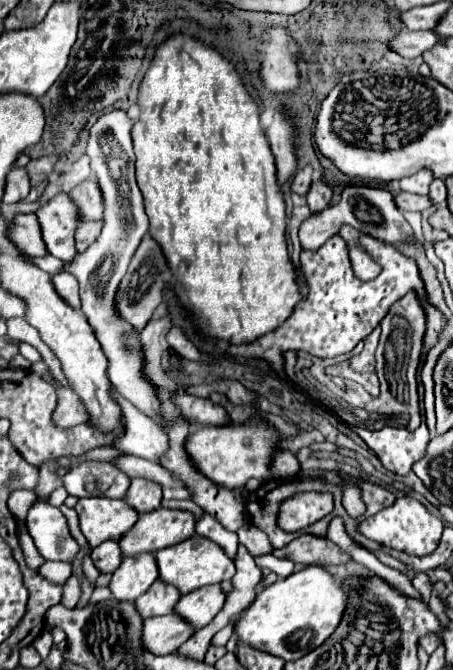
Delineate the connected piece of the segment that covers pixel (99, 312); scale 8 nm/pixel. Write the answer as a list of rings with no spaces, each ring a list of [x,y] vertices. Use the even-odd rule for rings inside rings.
[[[115,110],[115,112],[107,112],[107,114],[99,116],[99,120],[93,124],[93,128],[89,132],[87,154],[91,158],[91,170],[97,178],[97,184],[99,184],[99,190],[103,196],[103,218],[101,218],[103,228],[101,228],[101,234],[97,236],[97,240],[85,252],[75,254],[75,258],[65,266],[65,272],[73,274],[79,280],[81,310],[87,316],[91,328],[95,330],[95,336],[101,342],[103,352],[109,360],[109,370],[107,370],[109,380],[115,384],[115,388],[121,392],[121,396],[125,396],[129,402],[133,402],[141,412],[145,412],[149,416],[149,408],[153,408],[153,396],[157,396],[157,394],[153,392],[153,384],[143,380],[143,352],[141,352],[141,344],[139,344],[139,334],[133,332],[133,328],[125,328],[125,324],[121,324],[121,320],[117,320],[117,316],[113,316],[113,292],[117,290],[117,284],[125,276],[129,260],[135,254],[137,246],[141,244],[143,236],[149,232],[149,220],[145,216],[143,196],[135,182],[135,154],[133,154],[133,144],[131,144],[131,122],[125,112]]]

